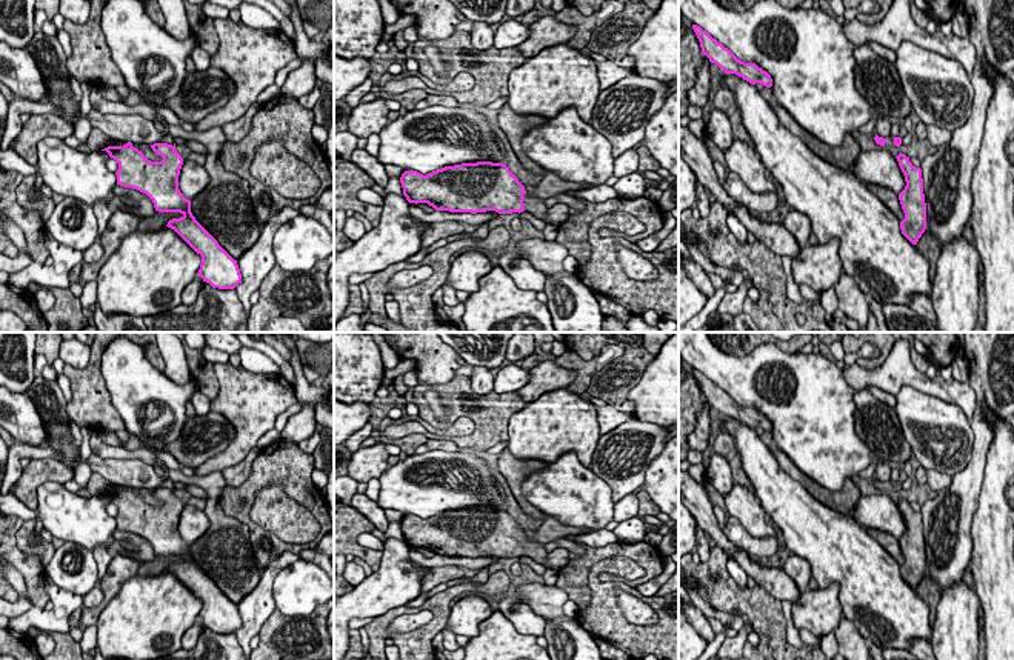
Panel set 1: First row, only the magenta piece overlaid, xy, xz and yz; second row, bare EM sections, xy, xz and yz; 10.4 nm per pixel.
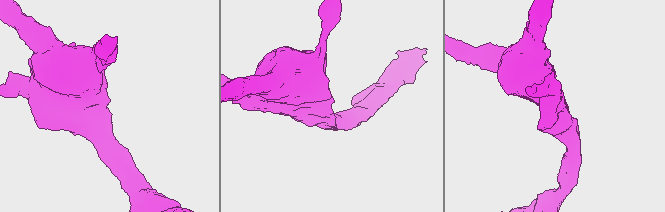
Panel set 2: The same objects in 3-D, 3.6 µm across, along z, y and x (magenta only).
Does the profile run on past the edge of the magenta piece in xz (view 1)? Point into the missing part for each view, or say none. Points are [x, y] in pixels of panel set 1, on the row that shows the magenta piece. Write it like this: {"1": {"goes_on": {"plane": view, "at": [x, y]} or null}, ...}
{"1": {"goes_on": {"plane": "xz", "at": [533, 205]}}}

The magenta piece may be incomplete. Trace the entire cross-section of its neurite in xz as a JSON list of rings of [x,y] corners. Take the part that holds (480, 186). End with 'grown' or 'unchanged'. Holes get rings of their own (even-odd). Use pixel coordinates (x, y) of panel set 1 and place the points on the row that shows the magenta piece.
[[[477,162],[445,166],[426,175],[405,171],[400,177],[409,203],[428,203],[435,211],[499,214],[529,212],[546,220],[545,200],[528,195],[503,163]]]; grown

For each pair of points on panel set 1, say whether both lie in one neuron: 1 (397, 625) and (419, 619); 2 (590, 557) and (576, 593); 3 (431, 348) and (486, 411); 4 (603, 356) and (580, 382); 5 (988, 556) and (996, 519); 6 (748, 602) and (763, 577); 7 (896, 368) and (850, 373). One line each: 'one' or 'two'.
1: one
2: one
3: two
4: one
5: one
6: two
7: one

